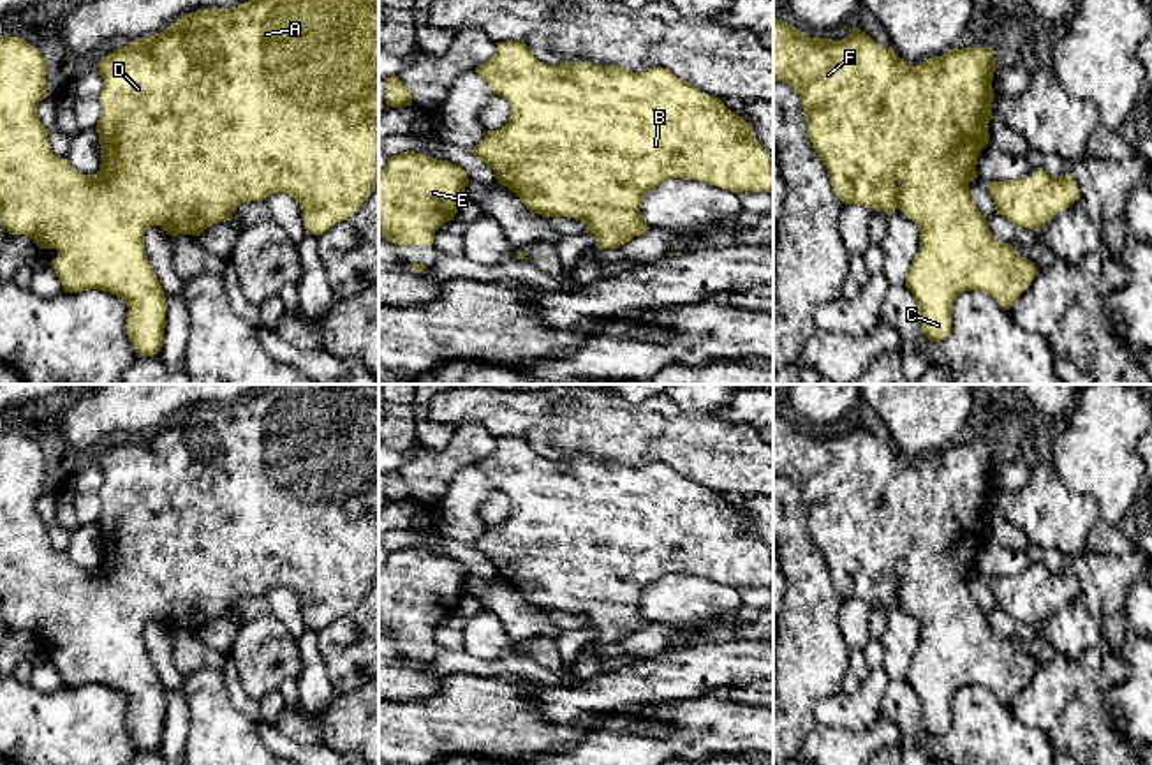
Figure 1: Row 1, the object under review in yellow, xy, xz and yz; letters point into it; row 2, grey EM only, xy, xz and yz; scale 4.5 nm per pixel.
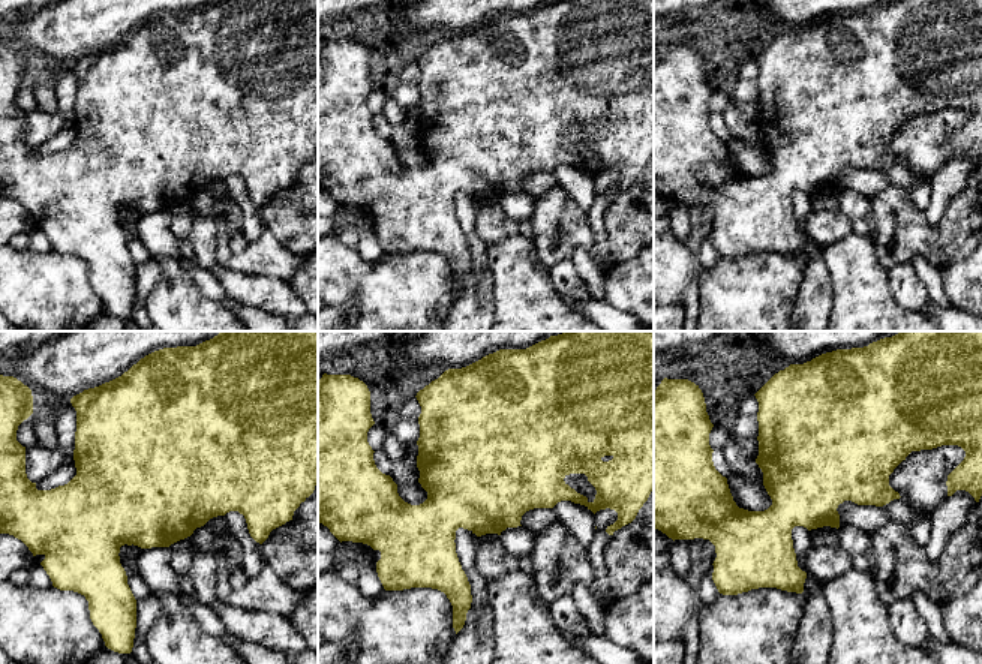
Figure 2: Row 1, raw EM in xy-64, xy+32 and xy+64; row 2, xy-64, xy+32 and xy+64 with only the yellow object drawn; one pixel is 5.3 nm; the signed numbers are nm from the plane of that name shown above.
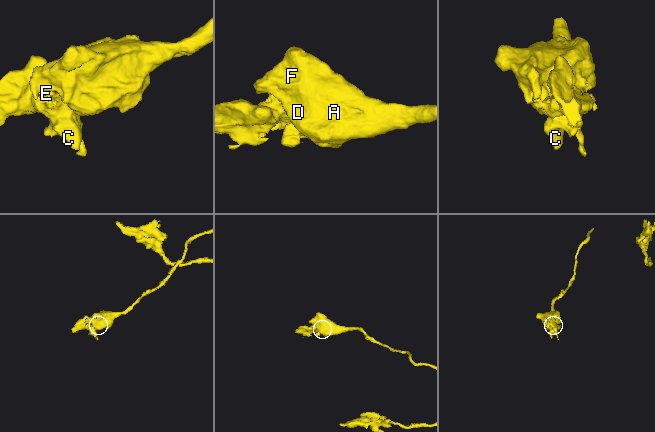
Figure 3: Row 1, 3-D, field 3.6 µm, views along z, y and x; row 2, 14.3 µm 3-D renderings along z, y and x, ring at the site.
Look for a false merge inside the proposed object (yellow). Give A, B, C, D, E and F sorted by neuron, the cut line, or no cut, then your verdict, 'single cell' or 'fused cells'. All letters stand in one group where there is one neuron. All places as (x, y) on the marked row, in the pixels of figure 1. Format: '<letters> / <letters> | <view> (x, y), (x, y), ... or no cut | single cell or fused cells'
A B C D E F | no cut | single cell

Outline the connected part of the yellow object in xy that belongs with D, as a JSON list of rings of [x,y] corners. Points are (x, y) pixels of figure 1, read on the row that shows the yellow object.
[[[248,0],[233,9],[196,11],[160,33],[114,49],[99,62],[99,71],[104,90],[99,95],[102,111],[95,129],[102,164],[95,175],[83,175],[72,169],[67,159],[53,153],[48,129],[37,116],[39,102],[48,97],[42,53],[25,39],[0,37],[0,222],[9,234],[25,234],[39,249],[58,250],[58,257],[49,264],[65,293],[97,289],[123,298],[129,307],[125,328],[137,358],[160,351],[166,328],[166,294],[144,249],[144,233],[150,226],[160,226],[173,238],[178,234],[199,236],[213,224],[233,220],[240,203],[264,201],[275,192],[284,192],[301,204],[306,234],[319,236],[352,217],[379,182],[379,0]]]

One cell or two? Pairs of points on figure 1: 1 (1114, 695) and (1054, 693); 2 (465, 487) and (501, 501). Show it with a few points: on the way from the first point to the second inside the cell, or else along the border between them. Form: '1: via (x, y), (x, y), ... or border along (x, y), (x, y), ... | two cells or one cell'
1: border along (1103, 686), (1103, 702), (1114, 727), (1121, 734) | two cells
2: border along (494, 489), (481, 506), (481, 519), (487, 526) | two cells

